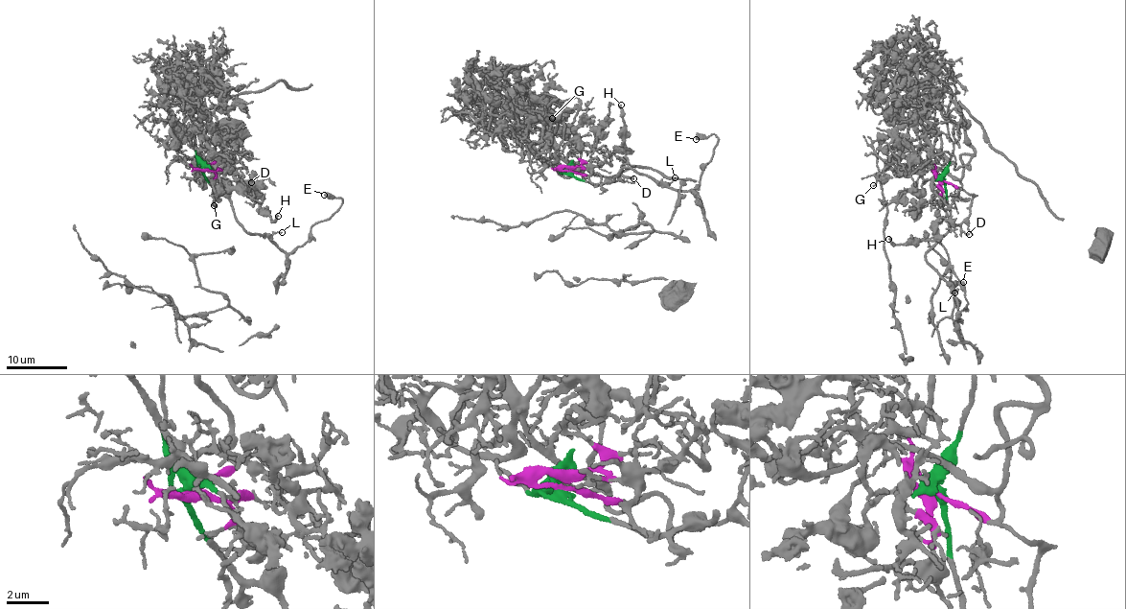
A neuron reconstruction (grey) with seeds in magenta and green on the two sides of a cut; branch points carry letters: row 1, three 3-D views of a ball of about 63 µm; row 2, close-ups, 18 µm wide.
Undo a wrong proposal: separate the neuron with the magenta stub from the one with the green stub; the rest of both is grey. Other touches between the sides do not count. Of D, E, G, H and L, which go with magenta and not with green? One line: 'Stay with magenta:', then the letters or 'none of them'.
Stay with magenta: D, G, H

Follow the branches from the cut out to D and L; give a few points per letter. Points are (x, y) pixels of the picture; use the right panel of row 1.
D: (942, 179), (973, 196), (961, 226), (968, 233)
L: (942, 179), (950, 224), (926, 257), (929, 264), (955, 292)

